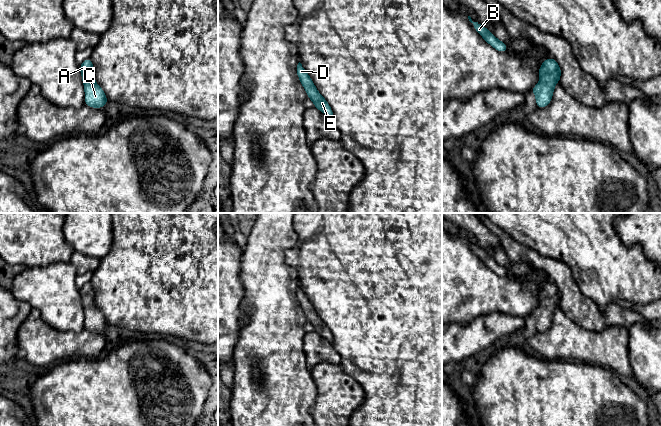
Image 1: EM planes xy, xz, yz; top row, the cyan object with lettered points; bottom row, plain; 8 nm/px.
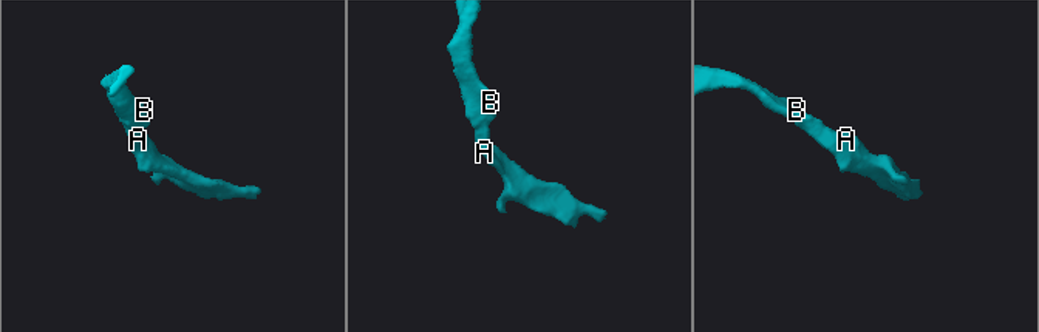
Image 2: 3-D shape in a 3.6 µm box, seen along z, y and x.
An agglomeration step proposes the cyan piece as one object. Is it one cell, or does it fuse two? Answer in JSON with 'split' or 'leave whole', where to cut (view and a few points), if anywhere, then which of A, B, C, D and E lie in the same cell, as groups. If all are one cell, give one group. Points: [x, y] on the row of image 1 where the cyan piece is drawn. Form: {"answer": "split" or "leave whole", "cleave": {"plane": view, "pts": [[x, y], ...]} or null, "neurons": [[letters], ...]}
{"answer": "leave whole", "cleave": null, "neurons": [["A", "B", "C", "D", "E"]]}

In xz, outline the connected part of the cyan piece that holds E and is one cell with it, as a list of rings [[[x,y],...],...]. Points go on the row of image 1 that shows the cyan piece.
[[[299,62],[296,69],[298,78],[304,87],[308,98],[314,103],[314,106],[330,117],[332,119],[332,109],[325,98],[317,91],[311,77],[308,75],[307,71],[303,68],[302,64]]]

